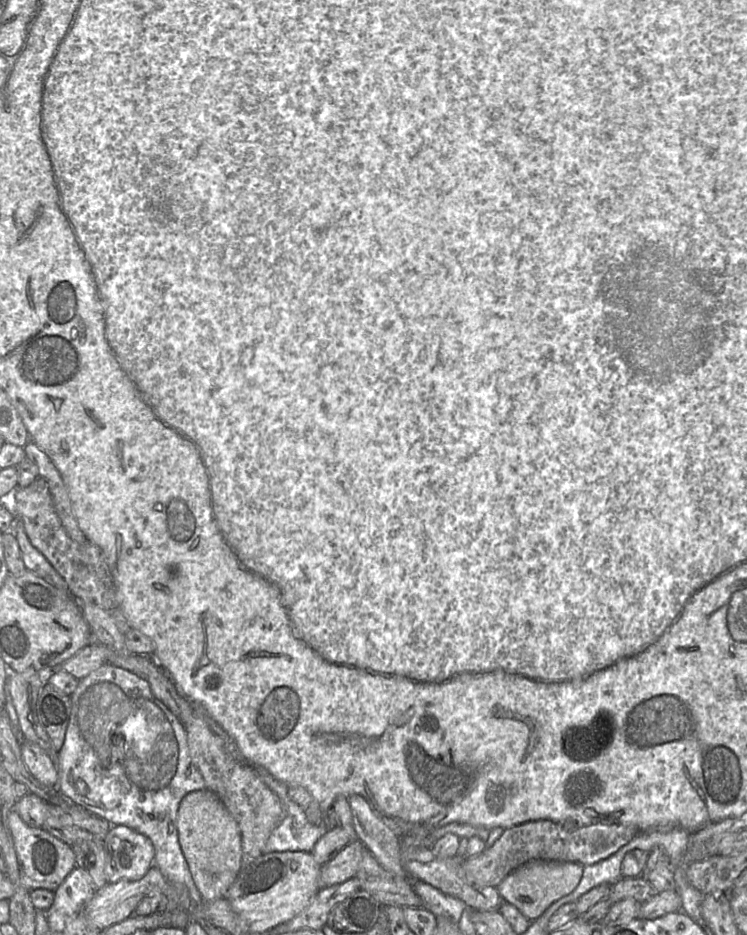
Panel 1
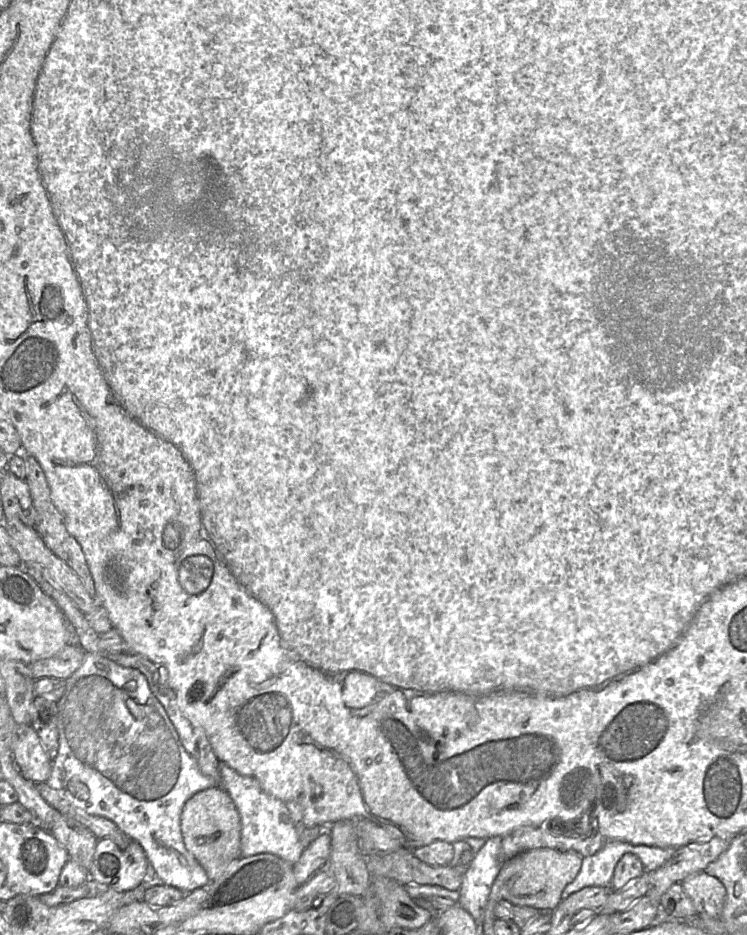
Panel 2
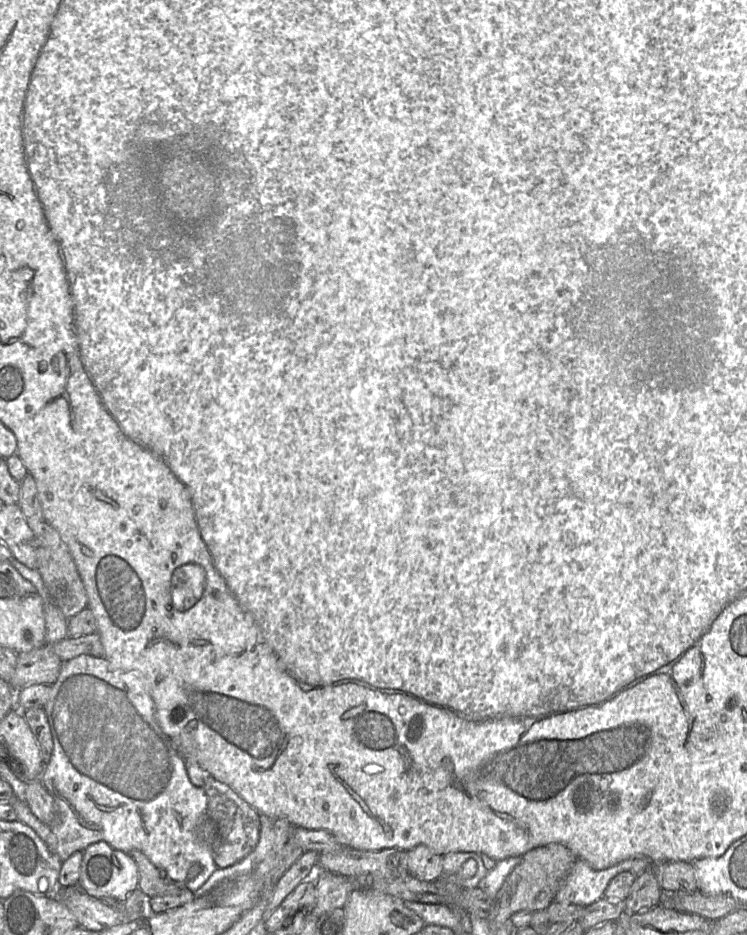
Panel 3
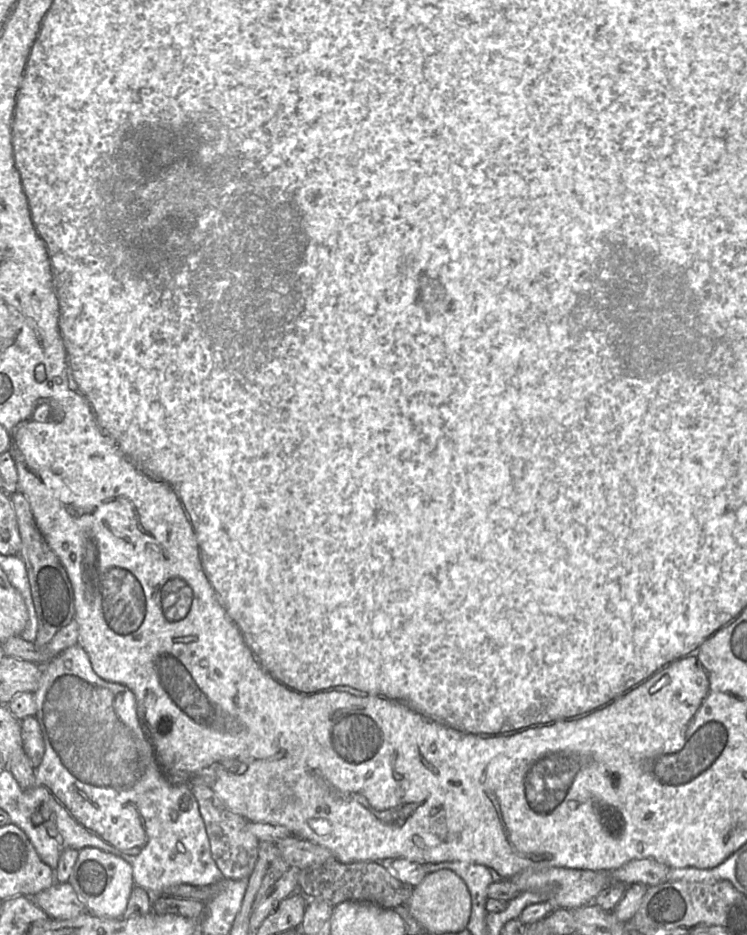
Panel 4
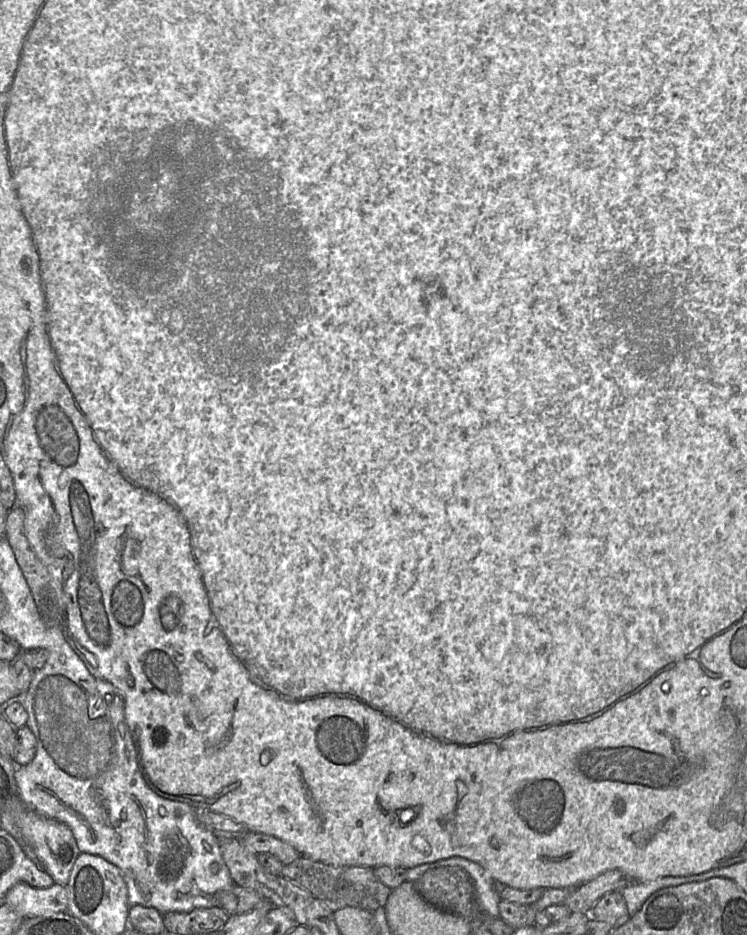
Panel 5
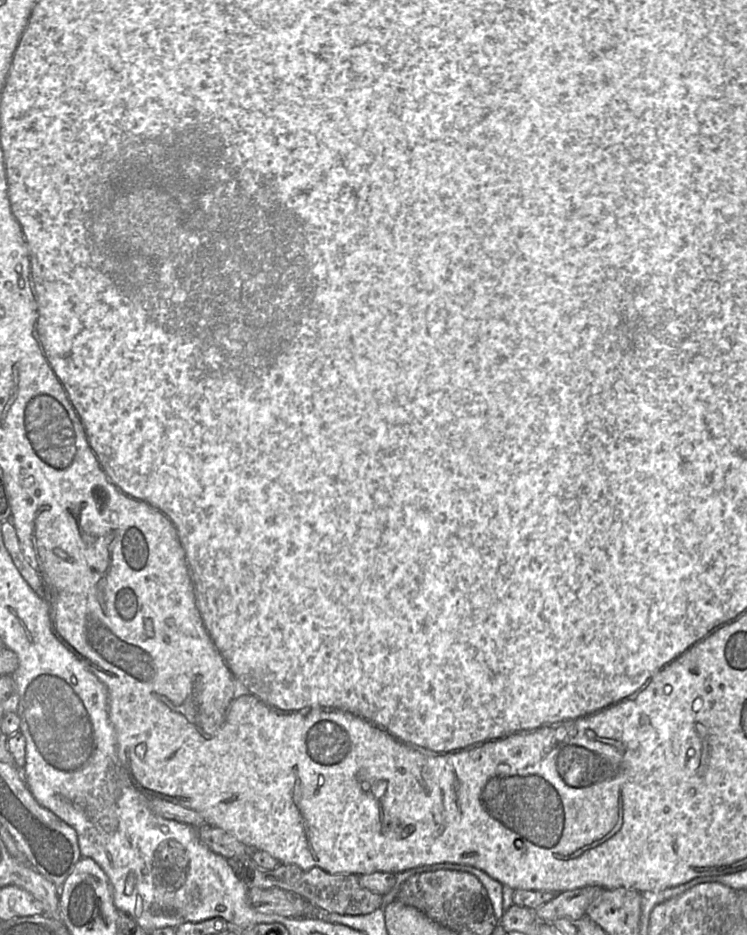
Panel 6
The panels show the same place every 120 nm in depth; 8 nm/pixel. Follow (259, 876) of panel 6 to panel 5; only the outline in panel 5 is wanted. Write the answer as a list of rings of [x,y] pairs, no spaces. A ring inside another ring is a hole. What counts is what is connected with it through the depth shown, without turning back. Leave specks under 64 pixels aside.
[[[302,856],[290,864],[284,865],[279,876],[310,892],[332,912],[345,907],[357,907],[373,912],[380,907],[384,908],[392,891],[377,878],[373,868],[363,866],[338,867]]]

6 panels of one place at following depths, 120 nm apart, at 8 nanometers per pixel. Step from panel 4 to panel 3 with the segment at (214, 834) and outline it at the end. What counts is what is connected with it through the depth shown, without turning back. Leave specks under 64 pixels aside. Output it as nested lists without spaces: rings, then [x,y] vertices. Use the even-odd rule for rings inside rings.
[[[184,759],[191,783],[204,790],[207,796],[206,814],[218,827],[217,848],[213,858],[217,868],[226,868],[246,857],[256,847],[260,833],[260,814],[228,785],[216,780],[194,760]]]

